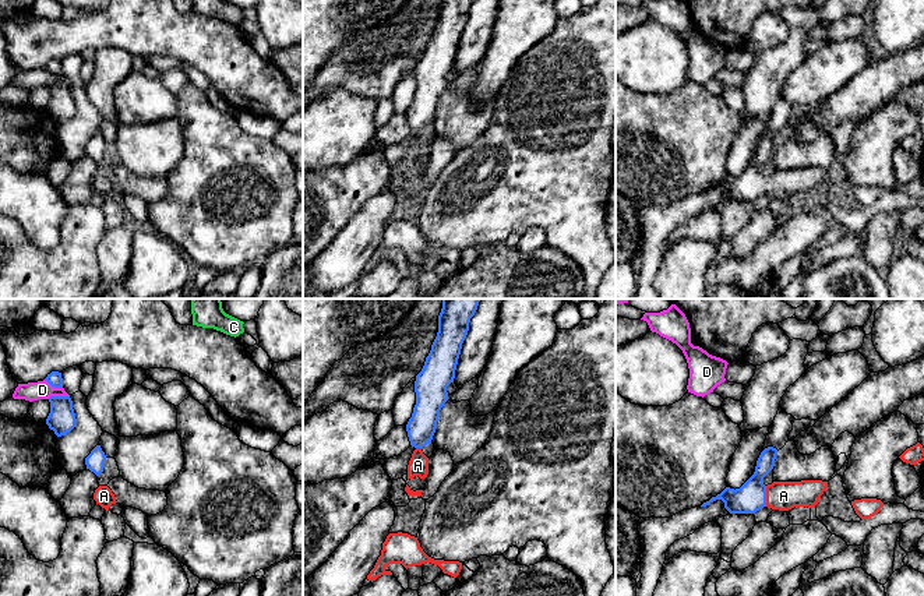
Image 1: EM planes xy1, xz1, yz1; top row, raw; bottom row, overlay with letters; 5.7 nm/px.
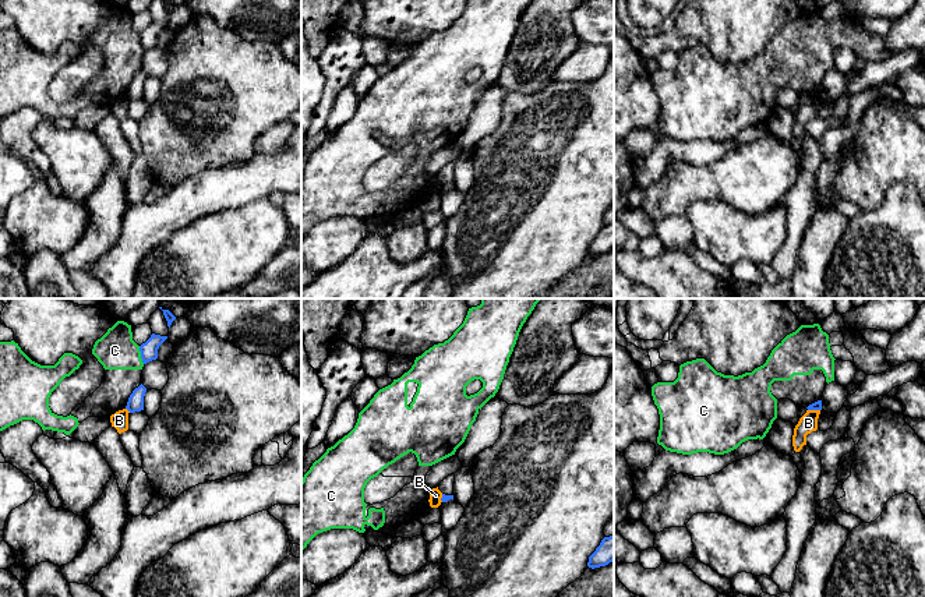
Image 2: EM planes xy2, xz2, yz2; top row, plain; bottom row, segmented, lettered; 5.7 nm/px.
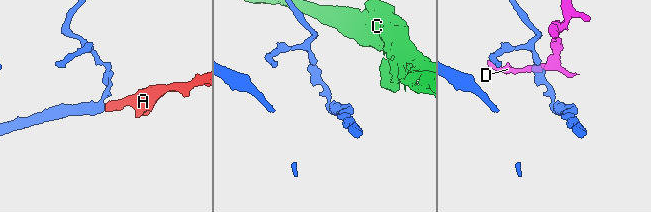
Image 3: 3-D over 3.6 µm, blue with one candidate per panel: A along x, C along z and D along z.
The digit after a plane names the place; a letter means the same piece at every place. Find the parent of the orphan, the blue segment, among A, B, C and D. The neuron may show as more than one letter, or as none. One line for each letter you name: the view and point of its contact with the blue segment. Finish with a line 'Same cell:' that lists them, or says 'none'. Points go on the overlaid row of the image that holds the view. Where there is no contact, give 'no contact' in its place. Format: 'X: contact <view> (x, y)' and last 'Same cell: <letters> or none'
A: contact yz1 (765, 496)
Same cell: A

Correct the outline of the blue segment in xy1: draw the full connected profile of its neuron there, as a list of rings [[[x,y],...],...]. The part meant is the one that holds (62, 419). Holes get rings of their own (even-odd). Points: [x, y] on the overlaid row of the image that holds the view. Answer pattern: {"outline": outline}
{"outline": [[[50,396],[50,413],[46,419],[46,424],[54,431],[57,437],[70,433],[77,423],[73,409],[73,401],[70,396]]]}

